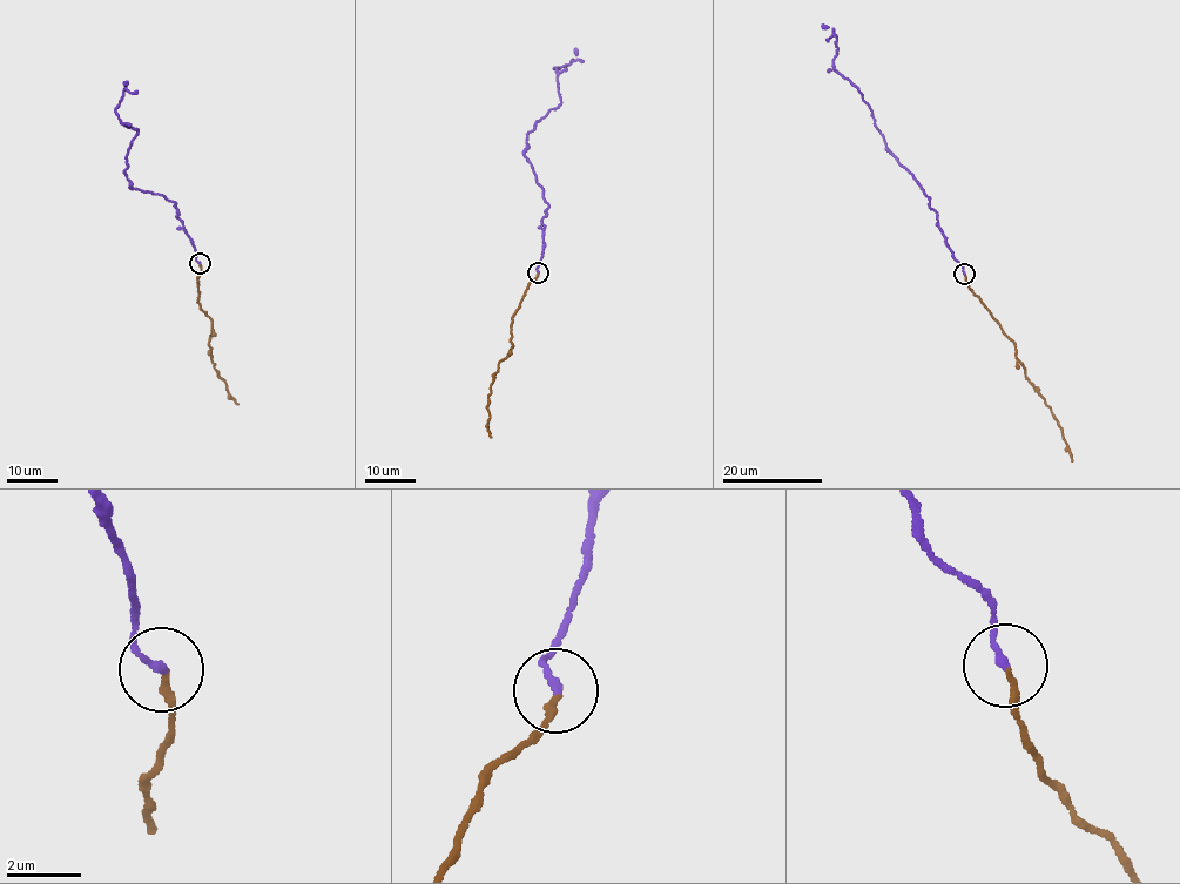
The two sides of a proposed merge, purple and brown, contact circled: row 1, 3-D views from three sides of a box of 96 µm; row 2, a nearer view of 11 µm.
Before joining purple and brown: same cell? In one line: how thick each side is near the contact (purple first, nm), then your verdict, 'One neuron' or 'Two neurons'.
Thickness 200 nm (purple) against 190 nm. One neuron

